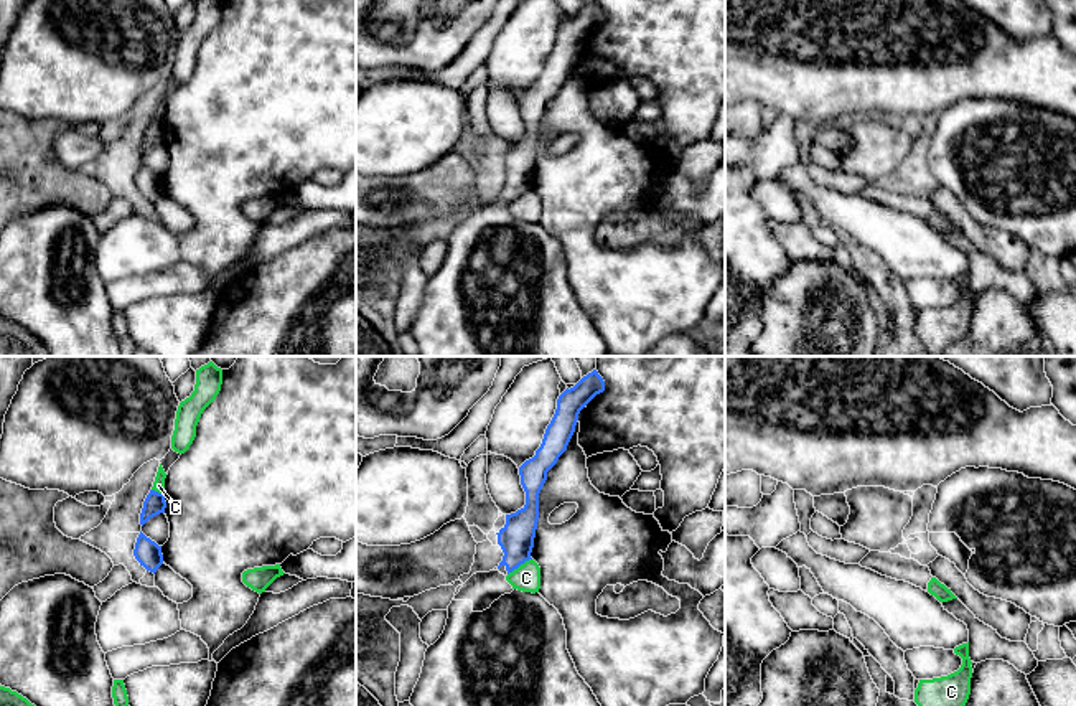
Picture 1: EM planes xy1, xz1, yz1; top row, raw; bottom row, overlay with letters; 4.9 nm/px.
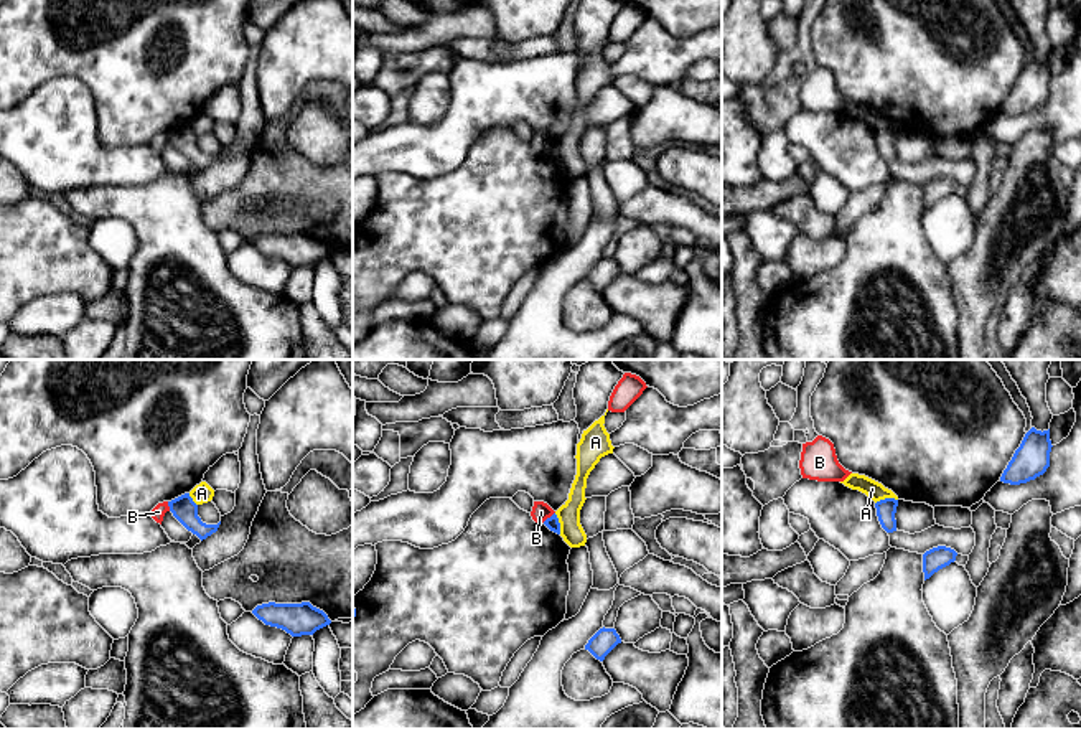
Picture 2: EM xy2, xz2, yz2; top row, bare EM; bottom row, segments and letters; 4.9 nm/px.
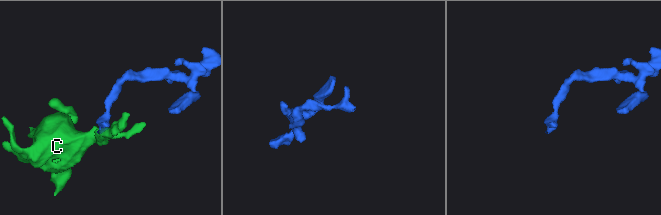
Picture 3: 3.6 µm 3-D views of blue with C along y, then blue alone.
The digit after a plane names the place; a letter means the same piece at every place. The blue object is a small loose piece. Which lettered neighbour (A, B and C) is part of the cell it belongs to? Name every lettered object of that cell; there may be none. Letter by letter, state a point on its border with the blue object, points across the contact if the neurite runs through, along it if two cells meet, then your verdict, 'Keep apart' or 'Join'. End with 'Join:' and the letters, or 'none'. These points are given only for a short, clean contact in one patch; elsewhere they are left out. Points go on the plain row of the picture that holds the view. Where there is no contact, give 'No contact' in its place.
A: Touches blue at yz2 (885, 129). Boundary: yz2 (897, 129), (880, 129), (875, 134). Keep apart
B: Touches blue at xz2 (547, 149). Keep apart
C: Touches blue at xz1 (519, 195). Keep apart
Join: none

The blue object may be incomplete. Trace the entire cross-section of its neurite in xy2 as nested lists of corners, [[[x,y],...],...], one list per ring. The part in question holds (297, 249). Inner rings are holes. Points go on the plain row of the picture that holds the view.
[[[310,233],[302,234],[262,234],[252,244],[265,256],[277,257],[292,267],[313,266],[331,254],[328,246]]]

